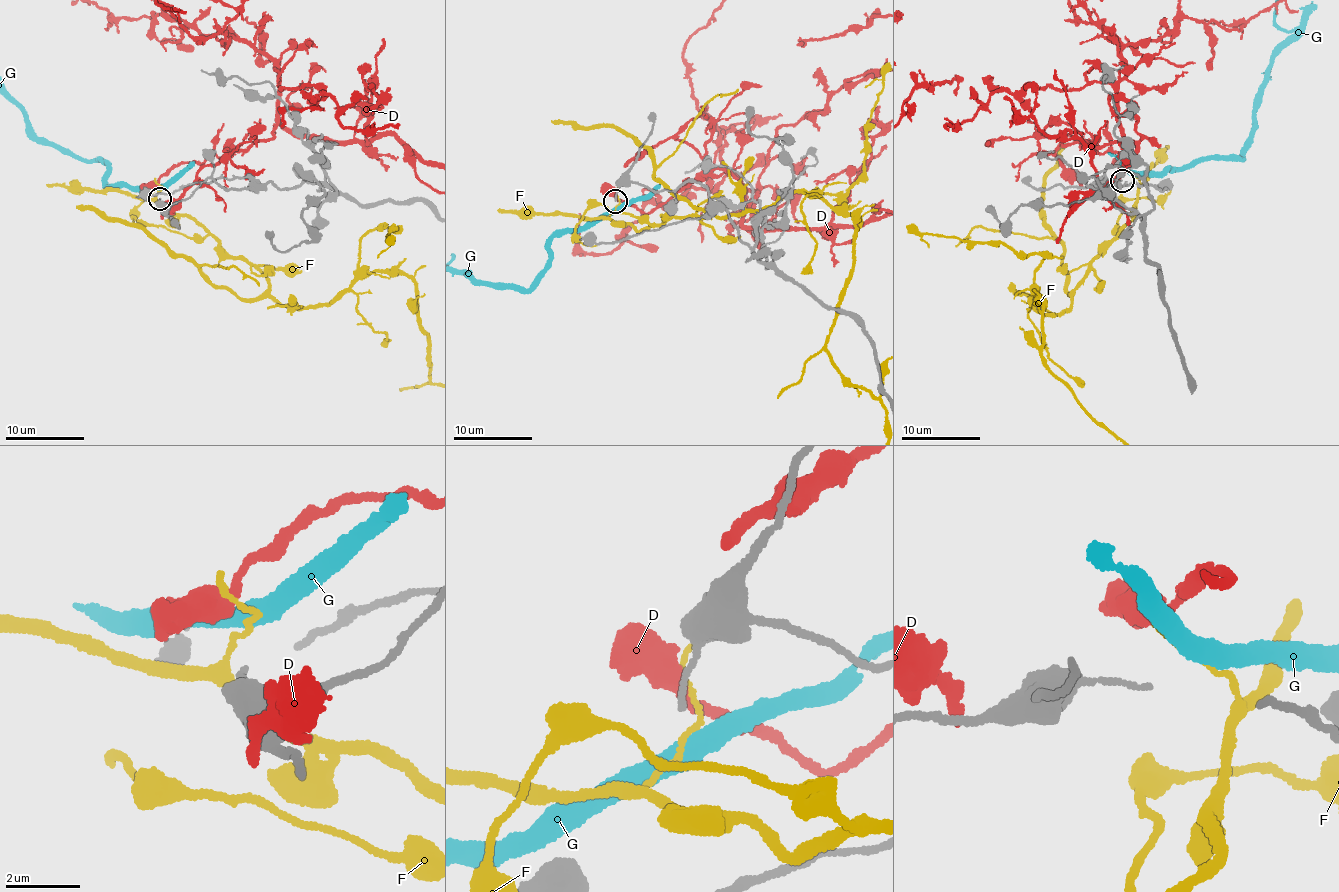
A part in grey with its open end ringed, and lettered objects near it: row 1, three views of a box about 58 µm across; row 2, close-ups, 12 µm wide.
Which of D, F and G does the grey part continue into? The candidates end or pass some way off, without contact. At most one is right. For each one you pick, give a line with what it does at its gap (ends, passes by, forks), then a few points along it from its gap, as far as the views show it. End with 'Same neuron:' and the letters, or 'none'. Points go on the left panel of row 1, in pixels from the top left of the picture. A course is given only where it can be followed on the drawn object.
Same neuron: none

